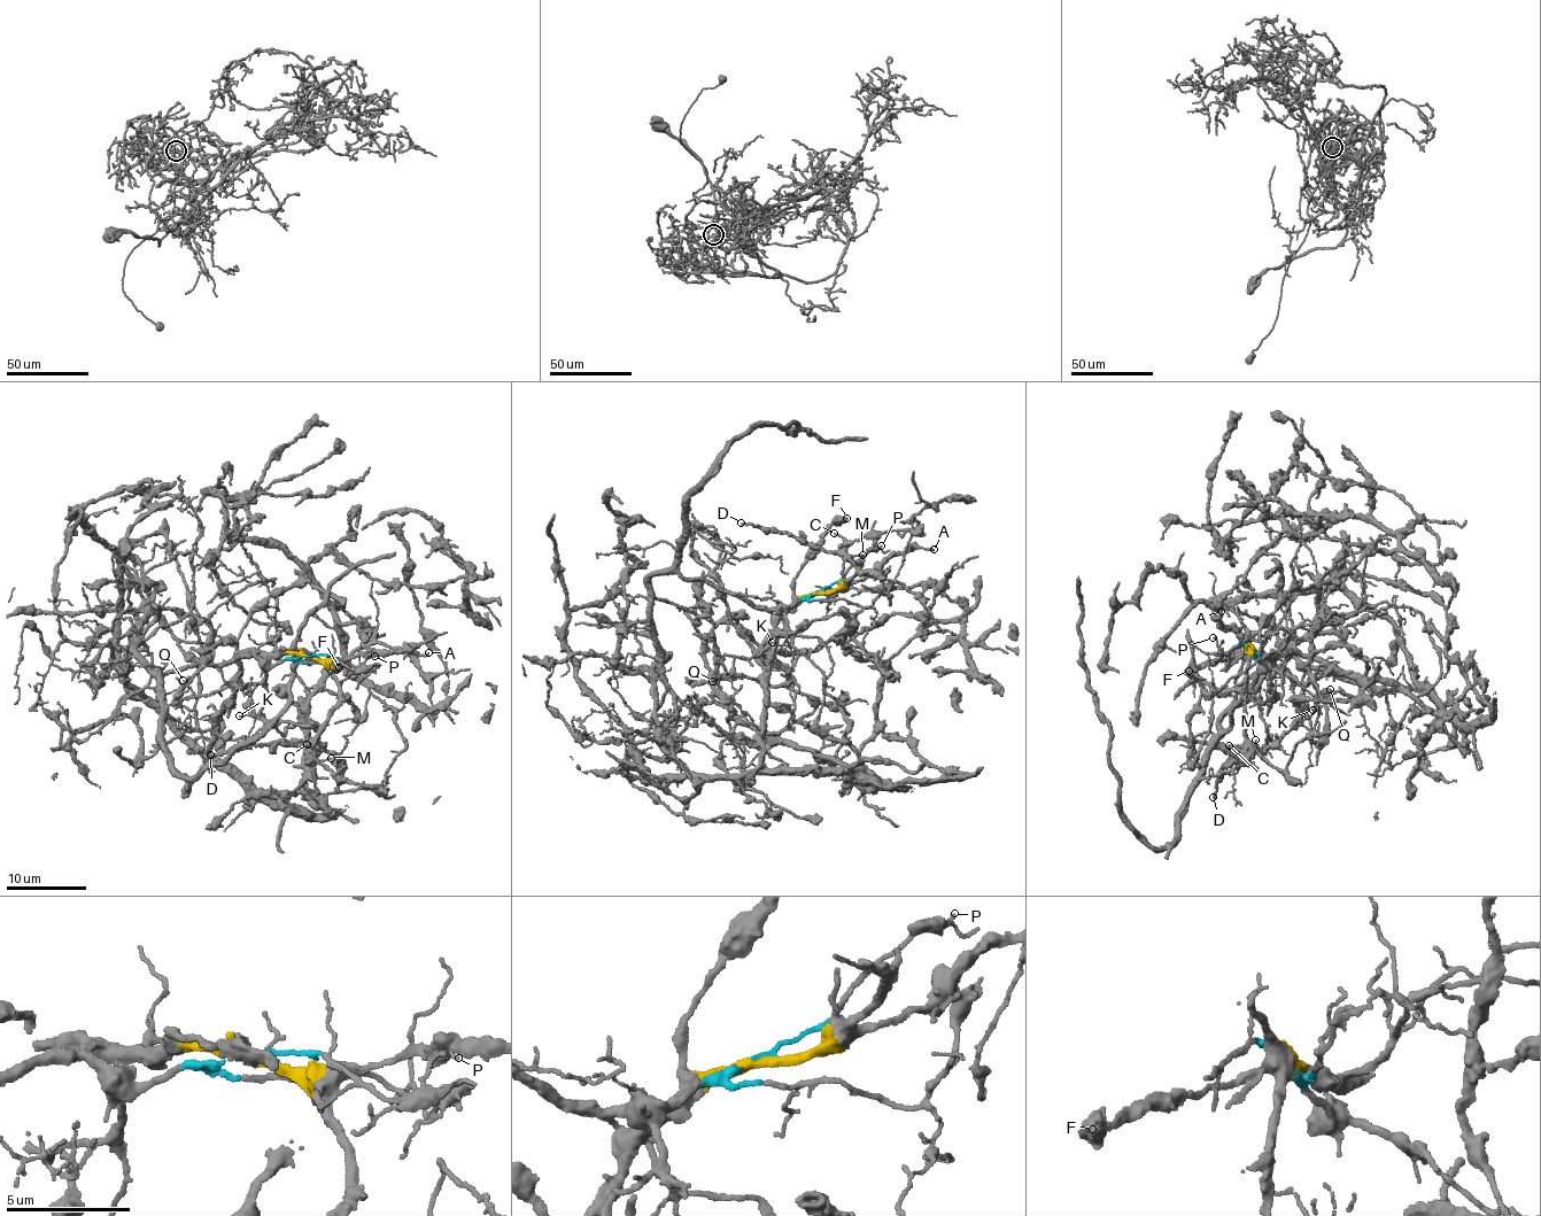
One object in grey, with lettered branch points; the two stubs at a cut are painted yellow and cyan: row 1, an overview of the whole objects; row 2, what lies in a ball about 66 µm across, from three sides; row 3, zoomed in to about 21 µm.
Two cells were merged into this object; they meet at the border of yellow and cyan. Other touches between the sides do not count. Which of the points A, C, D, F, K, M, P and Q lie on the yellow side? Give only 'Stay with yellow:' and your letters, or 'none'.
Stay with yellow: A, C, D, F, M

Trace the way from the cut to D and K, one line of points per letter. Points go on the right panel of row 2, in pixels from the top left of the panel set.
D: (1251, 648), (1246, 668), (1246, 740), (1223, 767), (1213, 798)
K: (1251, 648), (1268, 666), (1283, 672), (1311, 692), (1318, 703), (1314, 711)

